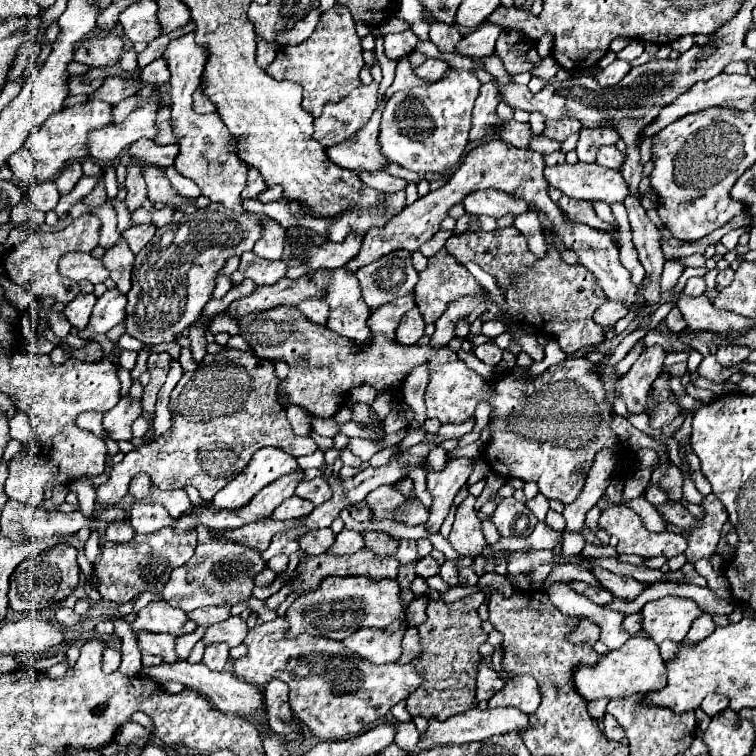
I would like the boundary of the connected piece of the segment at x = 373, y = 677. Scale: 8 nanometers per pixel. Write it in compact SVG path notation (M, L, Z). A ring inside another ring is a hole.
M280 616L276 620L254 626L244 642L248 646L248 654L234 662L234 672L236 676L250 684L256 684L258 688L262 688L272 676L286 682L290 688L290 708L294 716L300 722L304 722L310 728L310 732L320 740L344 740L362 734L376 720L380 720L394 704L408 698L418 688L418 684L422 684L422 678L418 676L412 664L372 664L366 658L360 658L358 654L350 654L350 650L346 650L342 642L330 638L310 638L308 634L298 638L284 638L284 630L286 622Z

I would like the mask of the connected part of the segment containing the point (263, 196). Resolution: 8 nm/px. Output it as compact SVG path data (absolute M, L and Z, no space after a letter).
M268 186L264 192L260 192L260 194L256 196L256 200L262 202L262 204L284 200L284 190L282 190L282 186Z

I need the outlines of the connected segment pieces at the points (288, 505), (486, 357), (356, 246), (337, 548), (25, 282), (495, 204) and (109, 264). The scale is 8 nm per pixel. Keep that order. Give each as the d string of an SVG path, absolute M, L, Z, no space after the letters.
M290 496L290 498L286 498L286 502L282 502L282 504L278 506L278 510L274 510L272 518L274 518L274 520L300 518L300 516L308 516L312 508L314 508L314 506L310 506L310 502L298 498L298 496Z
M486 342L486 344L480 344L480 346L476 346L476 350L474 350L474 354L476 354L476 358L480 358L482 362L486 362L486 364L490 364L490 366L496 366L500 360L502 360L502 348L498 348L494 342Z
M348 234L344 242L322 242L318 246L310 246L306 250L306 264L310 270L316 268L338 268L350 262L362 246L362 236Z
M344 528L340 534L336 534L336 540L334 540L334 544L326 550L326 554L336 554L336 556L354 554L354 552L358 552L360 548L362 548L362 534Z
M90 212L90 214L82 214L80 218L76 218L72 224L68 224L66 228L58 232L30 232L24 242L20 242L16 248L10 248L8 254L6 252L2 254L2 270L14 284L22 286L32 296L36 298L52 296L56 298L56 302L68 304L76 298L76 294L80 292L80 286L78 282L60 276L58 258L68 252L90 252L92 248L96 248L100 226L102 226L100 218Z
M478 190L474 194L468 194L464 200L464 210L468 214L484 214L492 218L500 218L504 214L522 214L526 212L526 204L518 202L518 198L506 198L500 190Z
M120 238L112 248L108 248L104 252L104 256L100 260L110 270L110 278L116 282L116 288L122 294L128 294L130 274L132 274L132 264L134 264L134 254L128 248L128 242L124 238Z

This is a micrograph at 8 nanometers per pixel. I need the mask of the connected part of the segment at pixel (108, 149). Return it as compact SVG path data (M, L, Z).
M142 102L124 122L104 126L102 130L90 130L86 142L90 156L94 160L114 160L138 138L154 138L156 112L158 106L154 106L154 102Z

